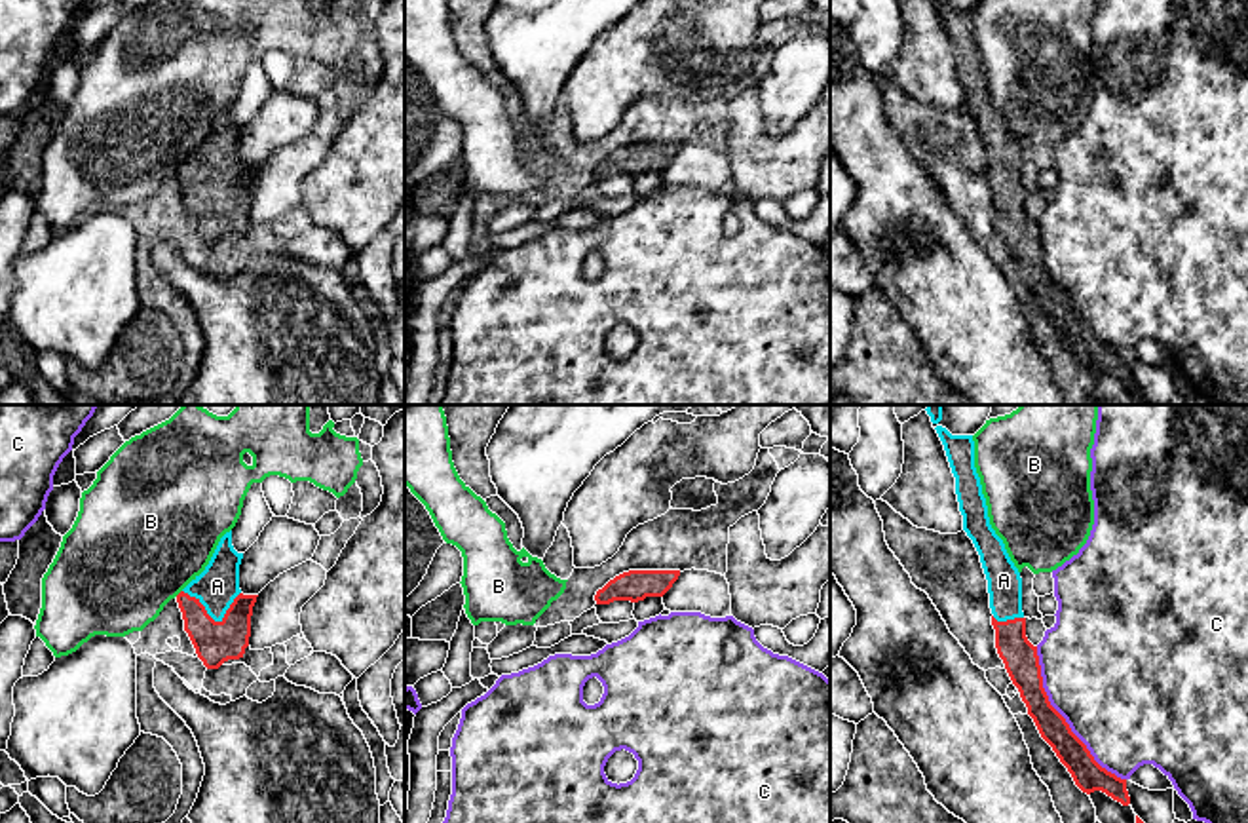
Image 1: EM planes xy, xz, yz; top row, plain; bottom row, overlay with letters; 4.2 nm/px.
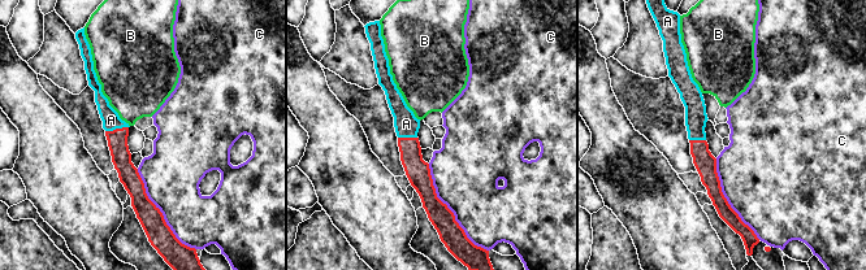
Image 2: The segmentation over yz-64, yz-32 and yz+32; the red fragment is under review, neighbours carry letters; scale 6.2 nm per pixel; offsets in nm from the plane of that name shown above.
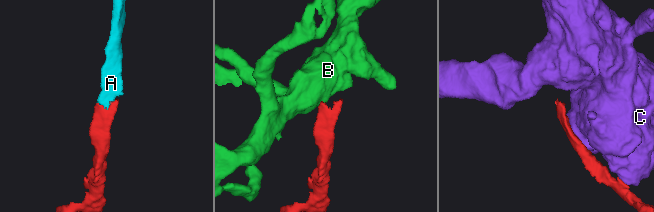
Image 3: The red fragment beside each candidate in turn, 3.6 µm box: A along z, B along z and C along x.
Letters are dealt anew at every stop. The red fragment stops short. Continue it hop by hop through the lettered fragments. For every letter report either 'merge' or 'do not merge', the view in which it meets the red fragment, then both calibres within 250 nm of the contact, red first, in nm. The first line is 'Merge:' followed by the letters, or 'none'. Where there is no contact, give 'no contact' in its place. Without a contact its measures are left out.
Merge: A
A: merge; contact in xy; calibres 180 and 180 nm
B: do not merge; contact in xy; calibres 170 and 500 nm
C: do not merge; contact in yz; calibres 130 and 500 nm

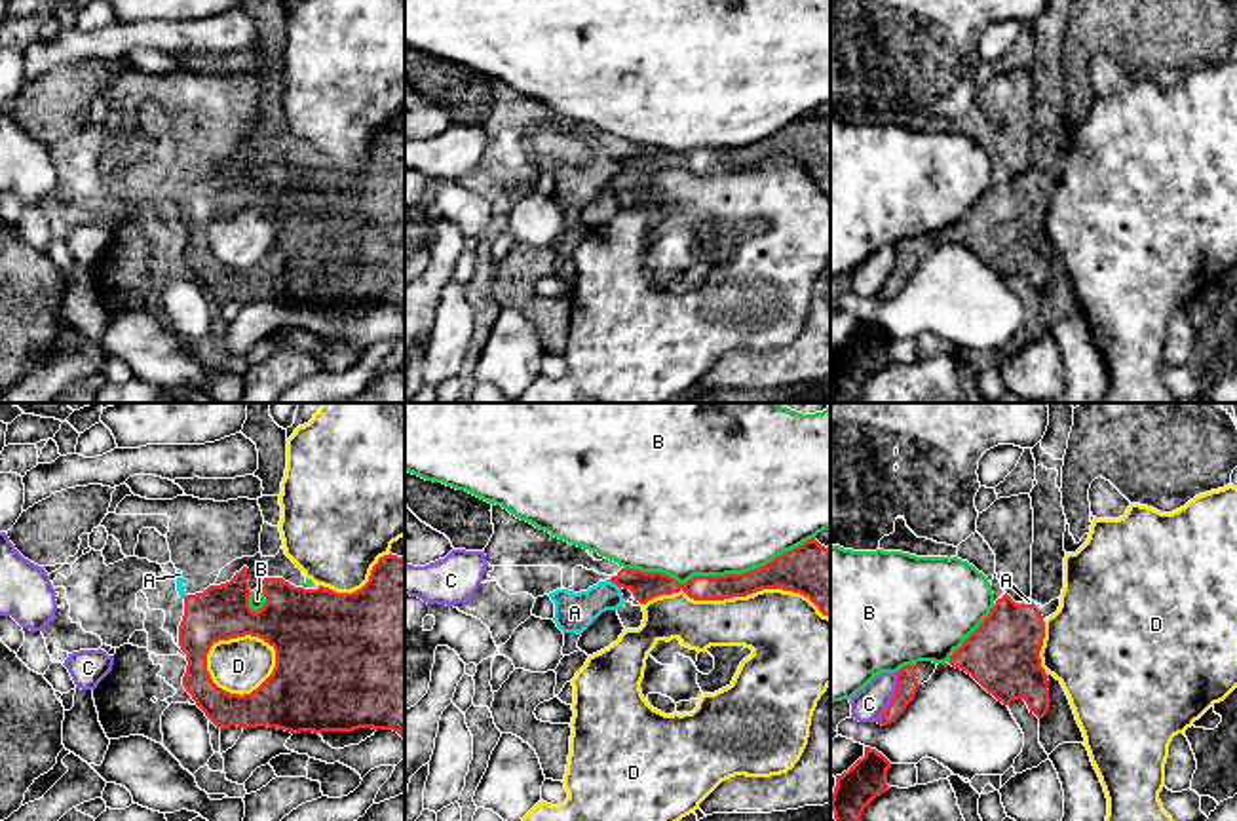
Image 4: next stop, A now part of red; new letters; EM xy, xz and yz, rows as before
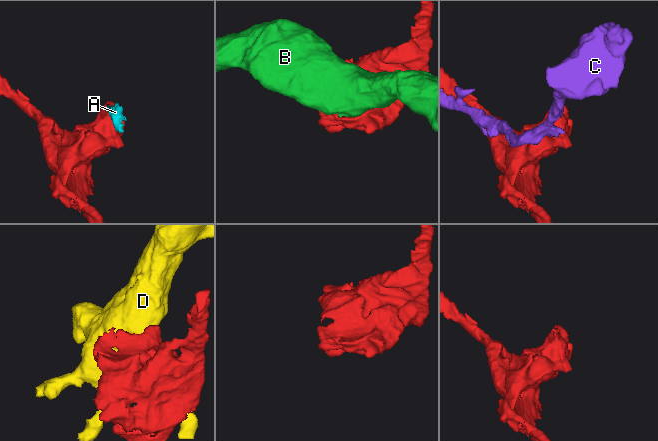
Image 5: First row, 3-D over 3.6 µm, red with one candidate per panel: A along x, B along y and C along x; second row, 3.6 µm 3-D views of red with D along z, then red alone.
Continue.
Merge: none
A: do not merge; contact in xz; calibres 130 and 170 nm
B: do not merge; contact in xz; calibres 130 and 500 nm
C: do not merge; contact in yz; calibres 100 and 140 nm
D: do not merge; contact in xz; calibres 160 and 320 nm

